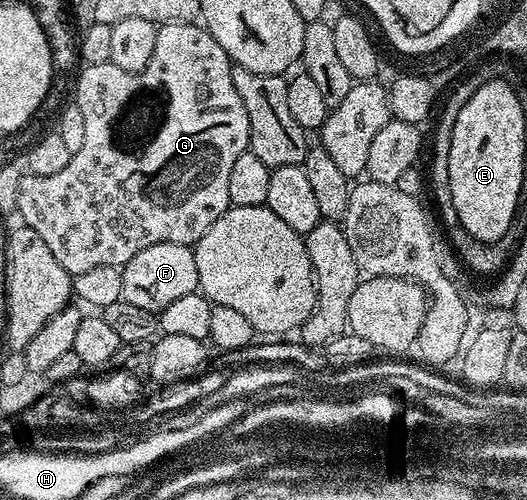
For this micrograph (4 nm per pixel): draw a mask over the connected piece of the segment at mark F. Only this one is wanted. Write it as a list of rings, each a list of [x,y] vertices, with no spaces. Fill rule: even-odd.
[[[162,242],[158,246],[146,246],[142,254],[134,254],[134,258],[130,258],[130,262],[122,269],[123,300],[157,314],[170,306],[170,302],[197,291],[199,287],[196,253],[187,244]]]

